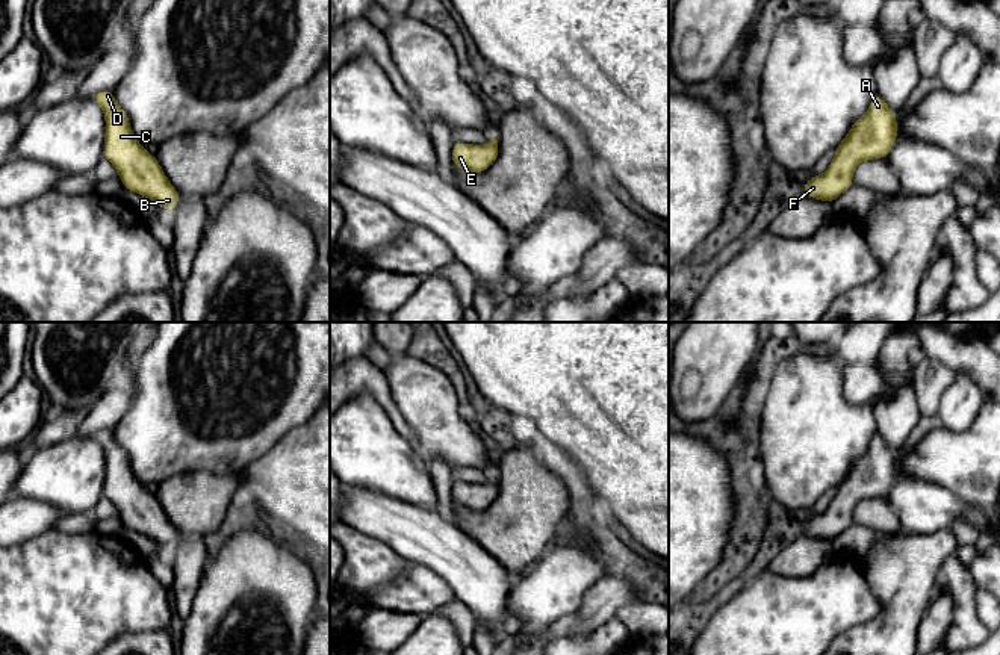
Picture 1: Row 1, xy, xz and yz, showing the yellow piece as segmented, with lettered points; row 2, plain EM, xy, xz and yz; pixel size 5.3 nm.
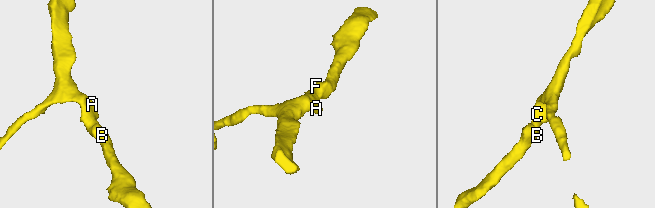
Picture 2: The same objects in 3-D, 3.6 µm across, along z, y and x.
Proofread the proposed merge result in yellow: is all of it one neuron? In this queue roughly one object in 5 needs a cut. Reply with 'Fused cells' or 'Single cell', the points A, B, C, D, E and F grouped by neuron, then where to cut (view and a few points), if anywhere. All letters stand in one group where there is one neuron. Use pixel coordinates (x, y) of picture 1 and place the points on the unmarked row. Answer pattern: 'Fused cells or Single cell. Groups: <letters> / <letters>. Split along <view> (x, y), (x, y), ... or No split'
Single cell. Groups: A B C D E F. No split

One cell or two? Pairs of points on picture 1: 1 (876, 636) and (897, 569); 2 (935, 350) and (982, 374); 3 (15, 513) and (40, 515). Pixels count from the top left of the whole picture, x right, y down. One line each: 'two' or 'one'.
1: one
2: one
3: one

